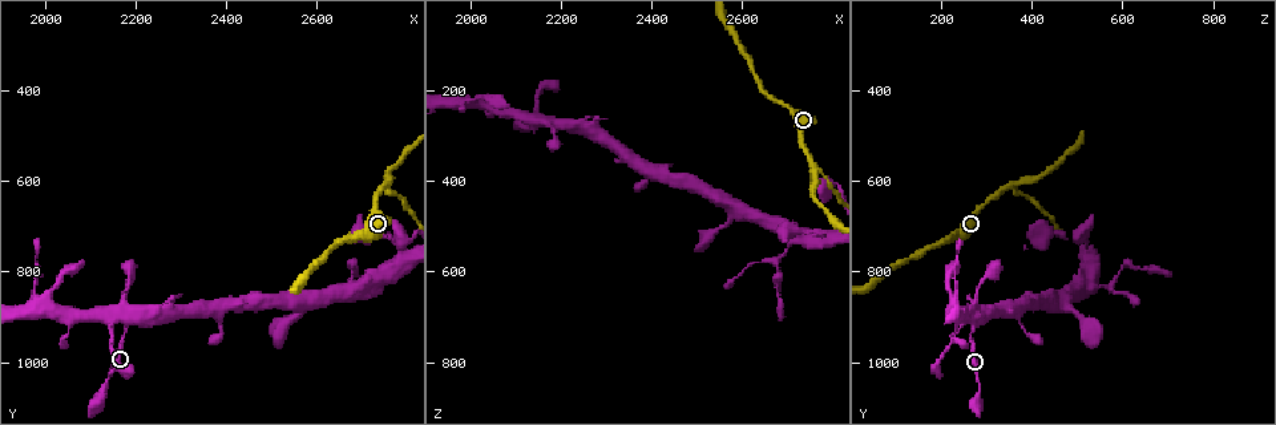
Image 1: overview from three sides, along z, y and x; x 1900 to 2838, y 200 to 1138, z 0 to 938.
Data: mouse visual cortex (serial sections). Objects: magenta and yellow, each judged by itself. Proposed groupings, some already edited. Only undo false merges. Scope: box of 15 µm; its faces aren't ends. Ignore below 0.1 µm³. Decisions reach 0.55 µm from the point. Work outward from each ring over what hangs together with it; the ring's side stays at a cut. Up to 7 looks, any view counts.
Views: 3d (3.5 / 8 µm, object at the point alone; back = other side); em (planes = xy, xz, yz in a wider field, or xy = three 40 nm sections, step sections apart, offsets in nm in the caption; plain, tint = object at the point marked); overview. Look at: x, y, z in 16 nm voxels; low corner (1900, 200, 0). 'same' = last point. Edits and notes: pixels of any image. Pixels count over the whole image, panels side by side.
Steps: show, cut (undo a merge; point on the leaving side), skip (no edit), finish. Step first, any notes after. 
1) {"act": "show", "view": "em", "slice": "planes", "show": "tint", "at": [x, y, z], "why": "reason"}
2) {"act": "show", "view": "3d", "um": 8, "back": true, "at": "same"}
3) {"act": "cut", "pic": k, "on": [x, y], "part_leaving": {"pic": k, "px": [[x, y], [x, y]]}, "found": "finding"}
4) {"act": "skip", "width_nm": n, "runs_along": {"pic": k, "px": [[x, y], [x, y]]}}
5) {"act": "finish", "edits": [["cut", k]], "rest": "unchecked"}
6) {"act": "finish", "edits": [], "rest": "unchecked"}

{"act": "show", "view": "3d", "um": 3.5, "back": true, "at": [2180, 910, 265], "why": "four or more arms meet"}

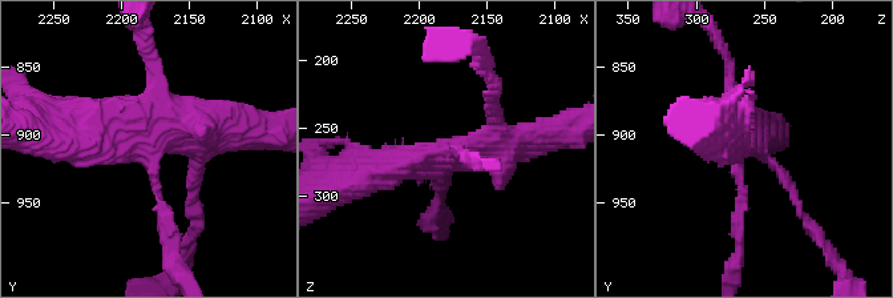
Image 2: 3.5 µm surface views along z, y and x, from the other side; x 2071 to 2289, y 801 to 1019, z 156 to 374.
{"act": "show", "view": "em", "slice": "planes", "show": "tint", "at": [2180, 906, 270]}

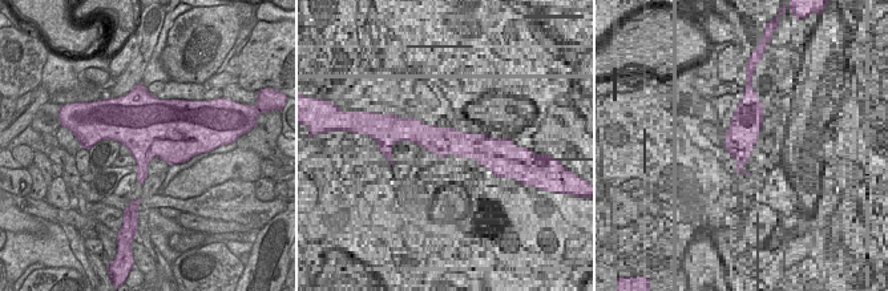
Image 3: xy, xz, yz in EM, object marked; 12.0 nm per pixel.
{"act": "skip", "runs_along": {"pic": 2, "px": [[168, 225], [148, 144], [71, 128]]}, "found": "all the same cell"}

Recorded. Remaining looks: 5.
{"act": "show", "view": "3d", "um": 3.5, "at": [2745, 615, 350], "why": "side arm on a straight run"}

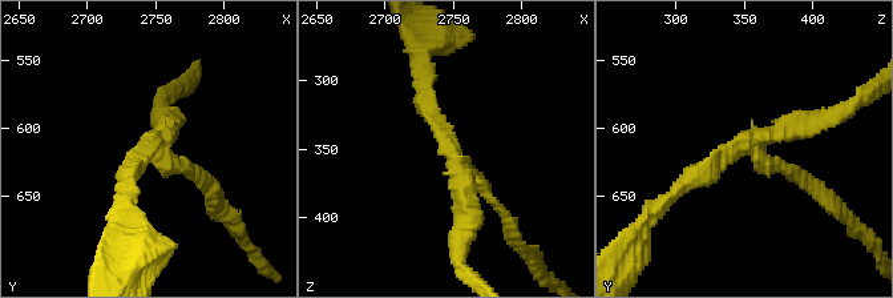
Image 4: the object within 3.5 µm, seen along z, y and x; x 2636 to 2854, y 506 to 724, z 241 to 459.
{"act": "show", "view": "em", "slice": "xy", "step": 1, "show": "tint", "at": [2752, 608, 356], "why": "need the tissue"}

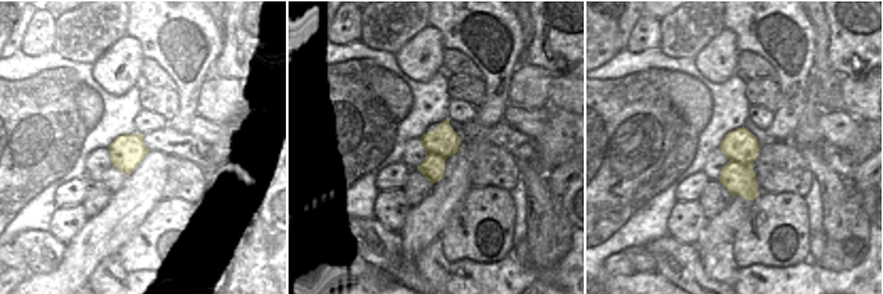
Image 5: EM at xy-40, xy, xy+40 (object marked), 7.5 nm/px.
{"act": "cut", "pic": 4, "on": [198, 174], "arms": 3, "arm_widths_nm": [150, 250, 250], "part_leaving": {"pic": 4, "px": [[164, 153], [205, 178], [225, 214]]}, "found": "two cells meet here"}

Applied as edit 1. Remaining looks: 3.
{"act": "show", "view": "em", "slice": "planes", "show": "tint", "at": [2680, 825, 565], "why": "thin neck"}

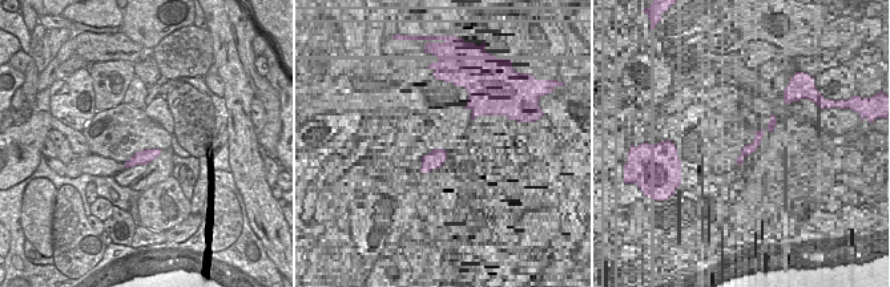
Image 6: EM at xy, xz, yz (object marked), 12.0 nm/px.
{"act": "show", "view": "3d", "um": 3.5, "at": "same"}

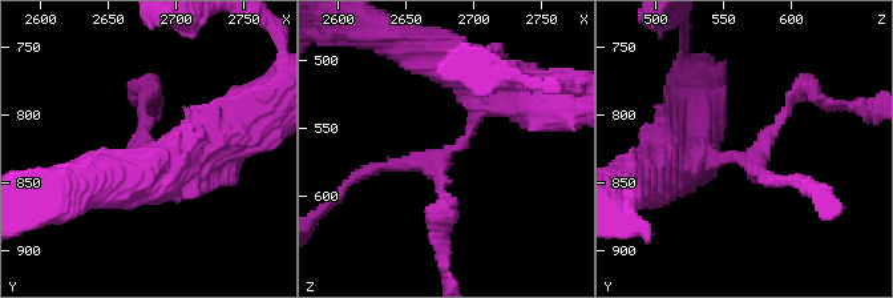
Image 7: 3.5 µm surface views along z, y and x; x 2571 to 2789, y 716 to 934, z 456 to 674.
{"act": "cut", "pic": 7, "on": [440, 156], "width_nm": 170, "part_leaving": {"pic": 7, "px": [[472, 116], [464, 140], [440, 160], [448, 205]]}, "found": "two cells meet here"}

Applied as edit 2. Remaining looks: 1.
{"act": "finish", "edits": [["cut", 4], ["cut", 7]], "rest": "unchecked"}

